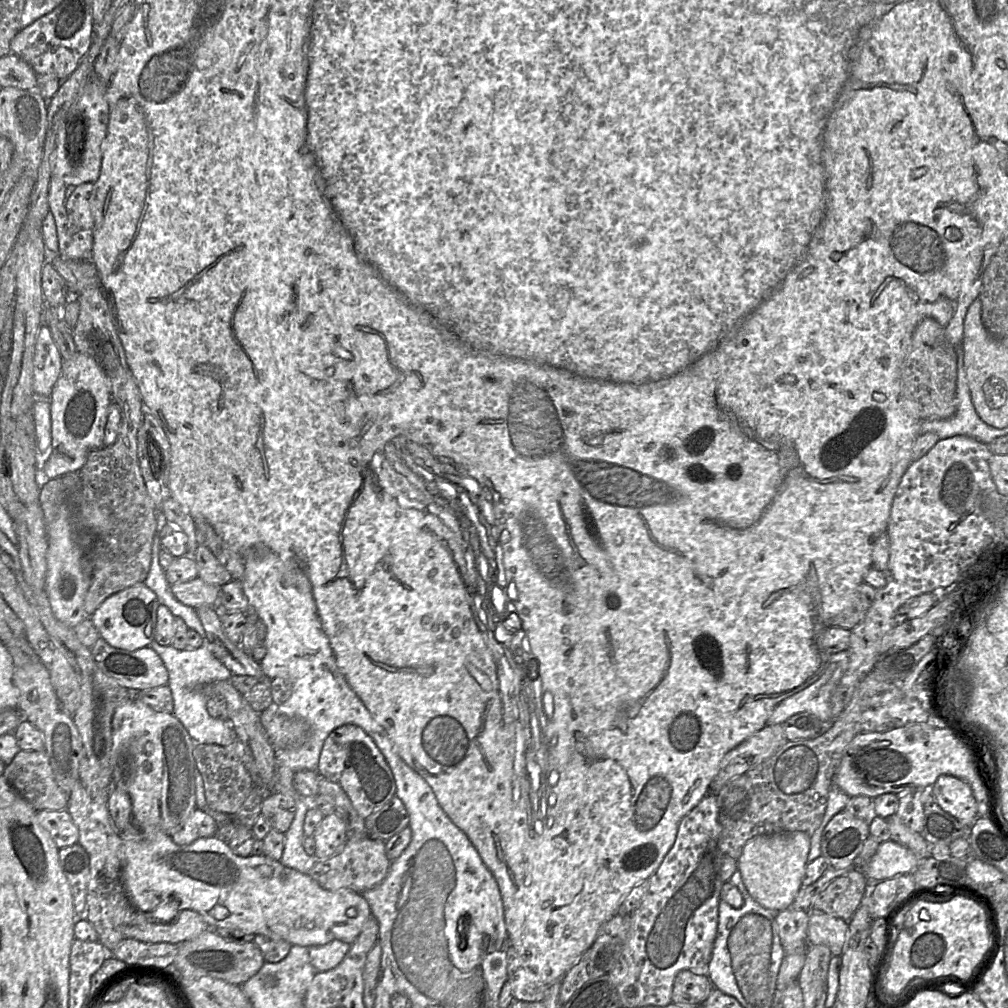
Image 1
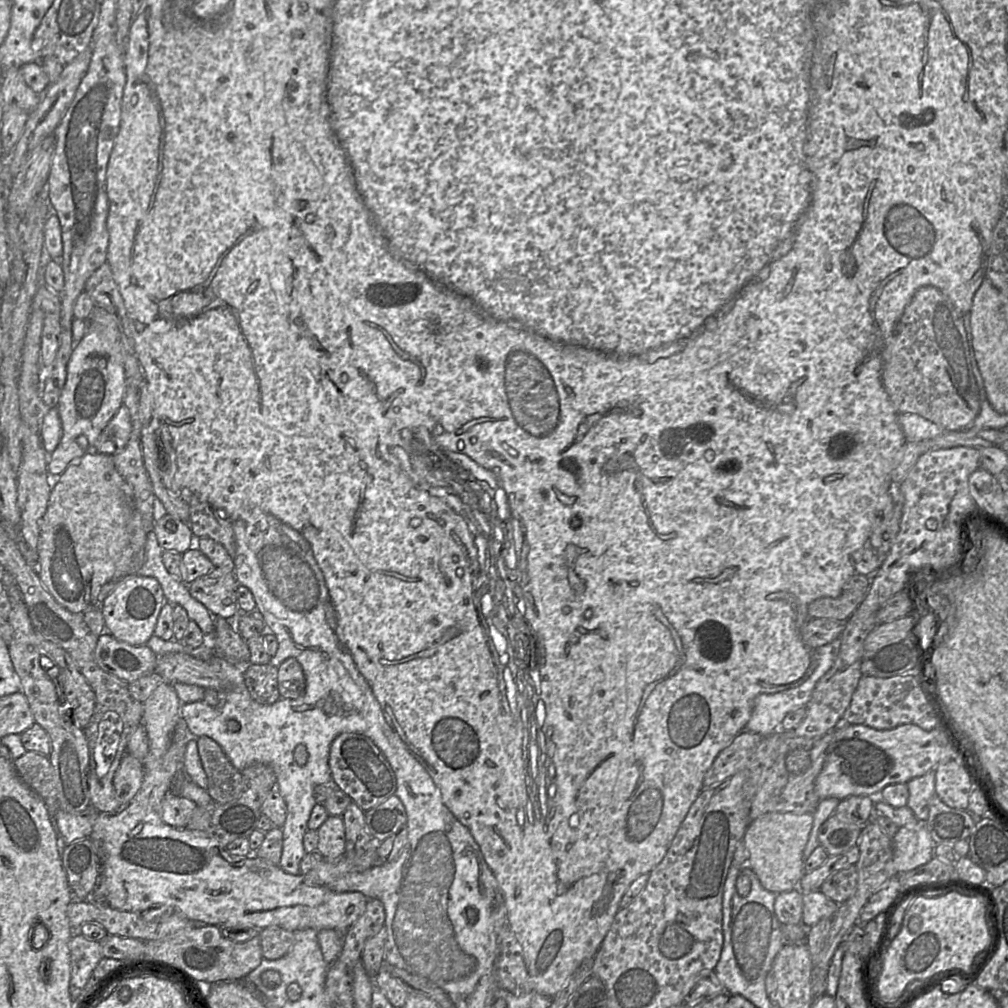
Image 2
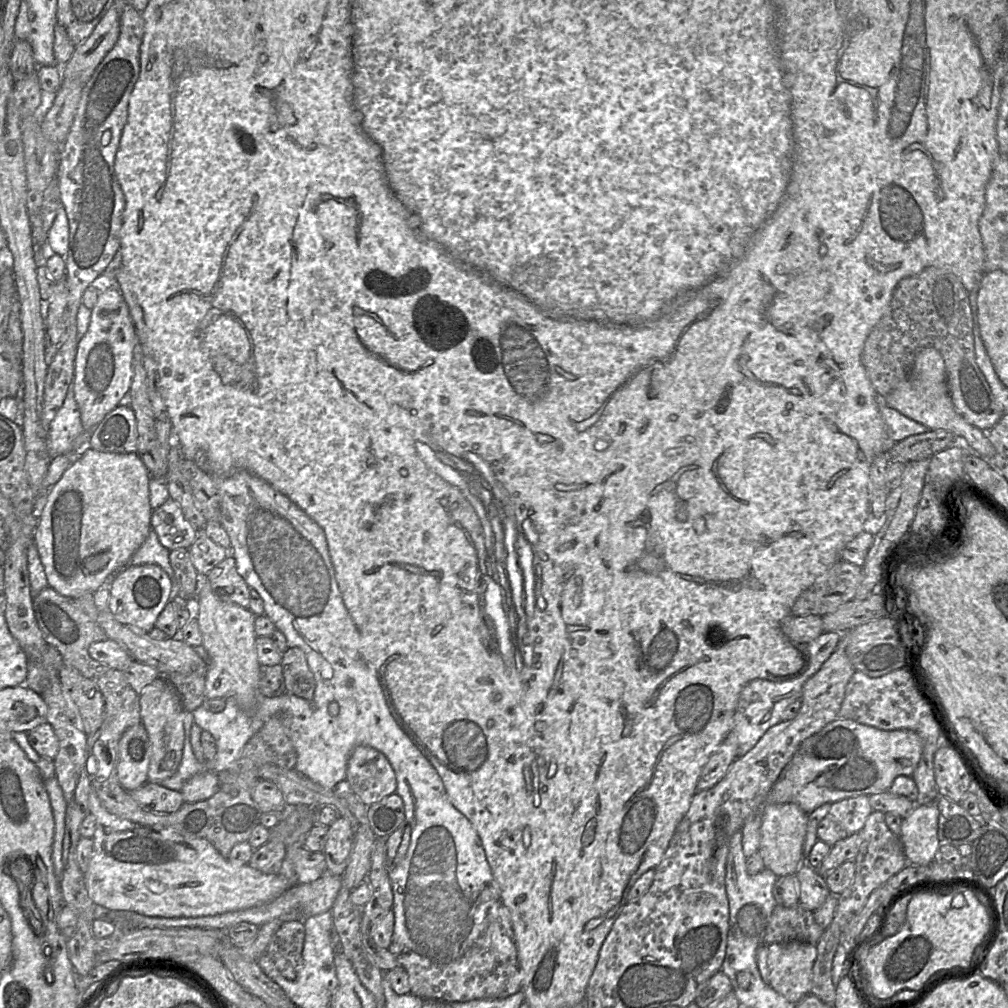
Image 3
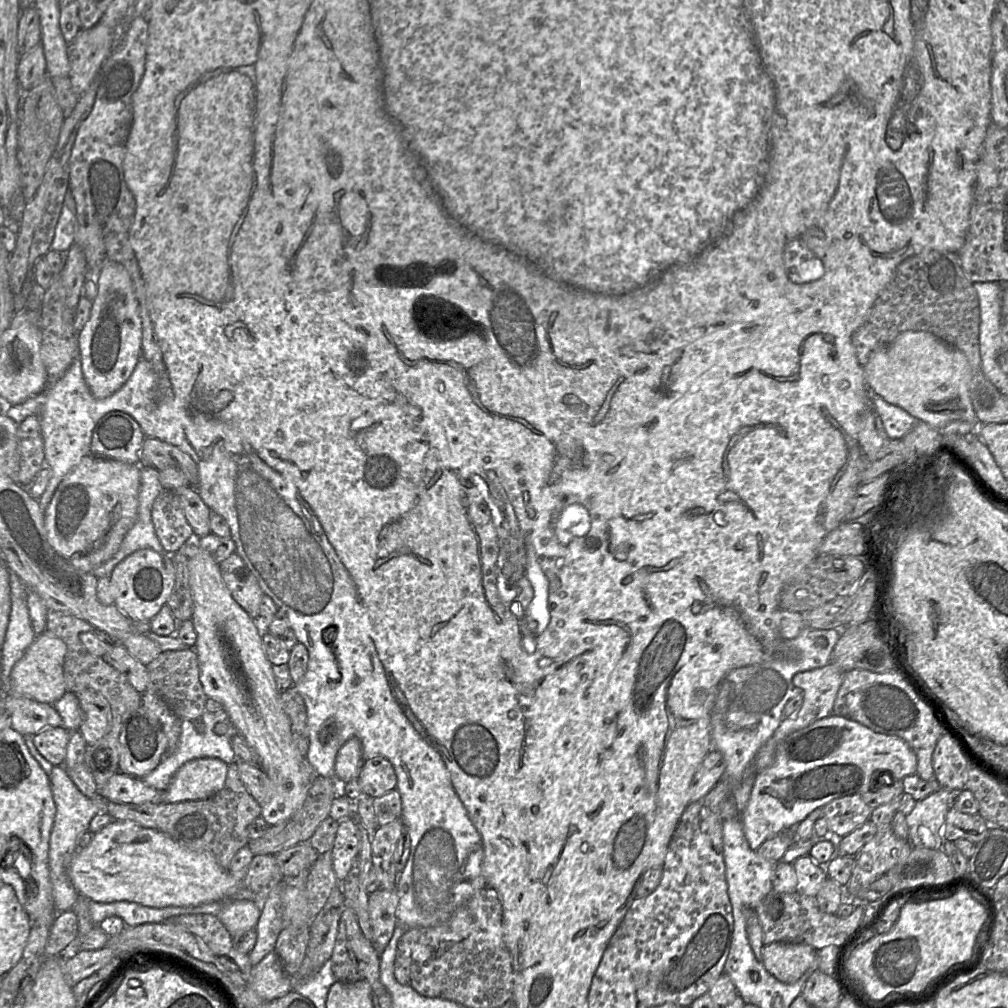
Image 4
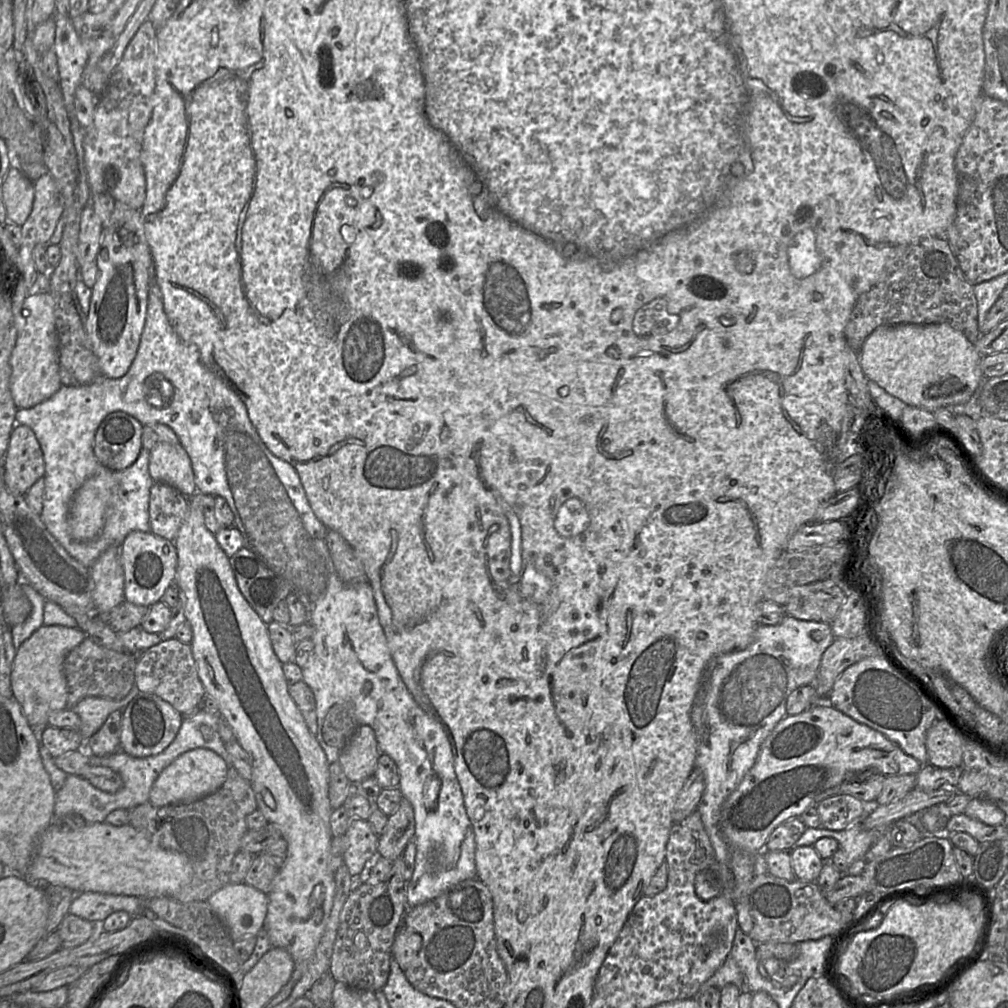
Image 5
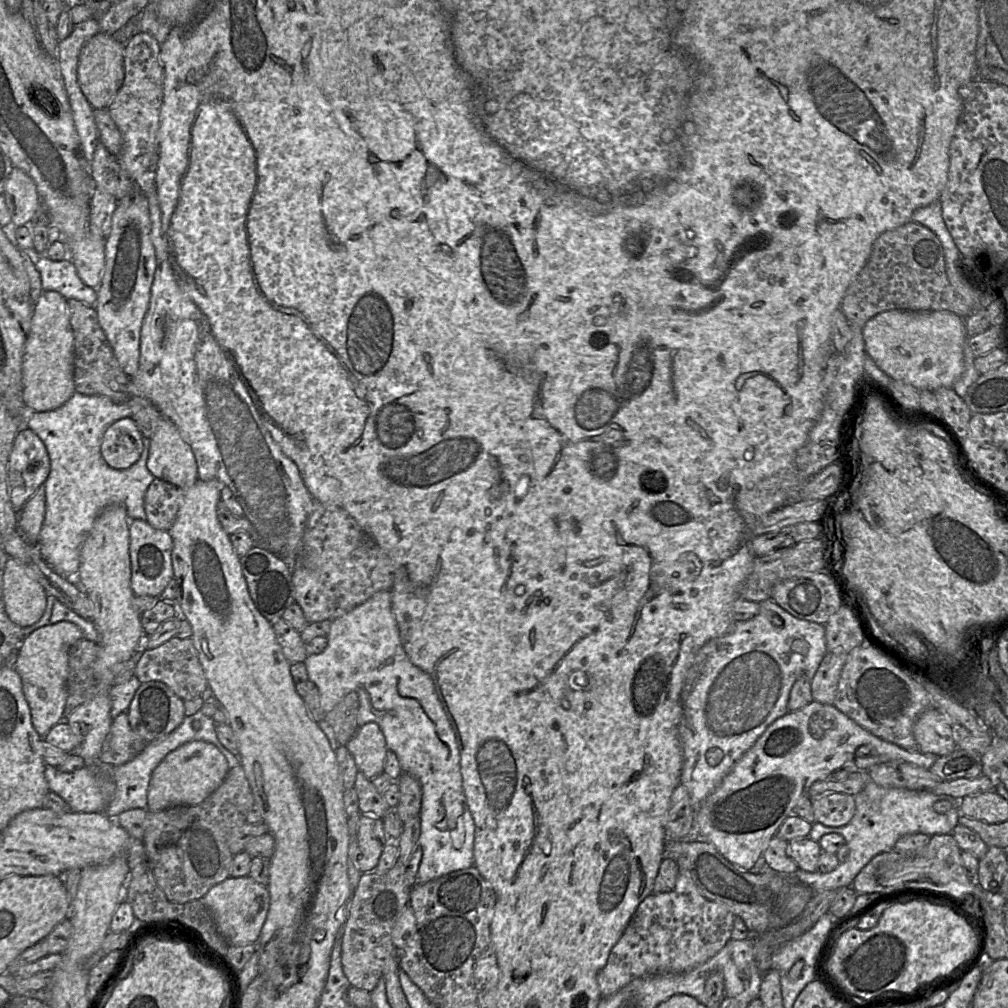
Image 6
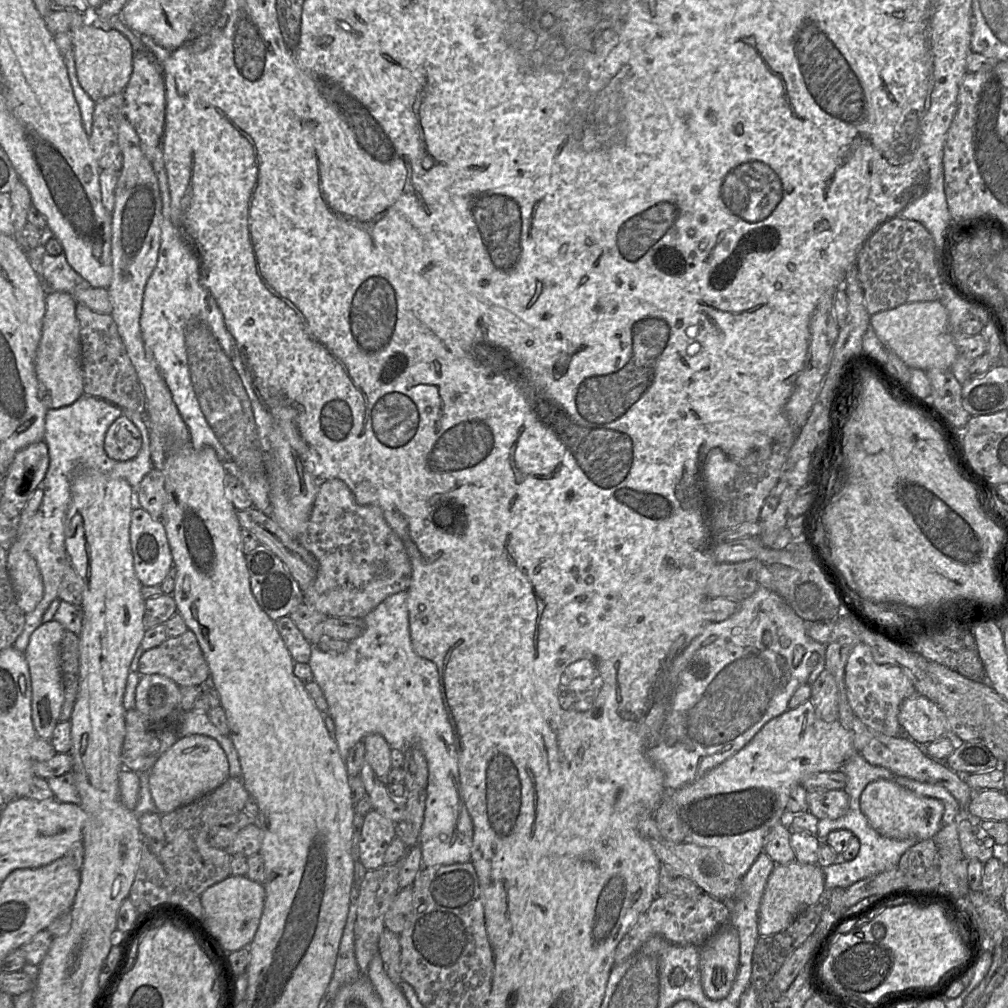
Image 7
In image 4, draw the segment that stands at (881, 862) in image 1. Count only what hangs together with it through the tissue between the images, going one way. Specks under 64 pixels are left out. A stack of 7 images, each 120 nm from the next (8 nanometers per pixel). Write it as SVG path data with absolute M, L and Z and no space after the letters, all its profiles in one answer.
M940 788L919 801L907 798L904 807L909 830L908 839L912 847L942 849L942 845L947 841L942 838L942 828L956 793L958 792Z

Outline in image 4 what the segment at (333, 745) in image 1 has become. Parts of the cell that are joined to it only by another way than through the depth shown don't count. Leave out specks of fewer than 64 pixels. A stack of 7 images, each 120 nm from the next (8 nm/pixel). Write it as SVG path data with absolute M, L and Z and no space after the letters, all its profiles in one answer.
M380 755L364 762L357 780L363 793L374 799L397 787L397 776L393 765Z

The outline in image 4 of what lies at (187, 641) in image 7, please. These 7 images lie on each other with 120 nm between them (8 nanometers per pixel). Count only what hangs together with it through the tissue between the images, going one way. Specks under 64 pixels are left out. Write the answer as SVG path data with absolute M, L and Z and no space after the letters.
M193 648L162 651L152 662L146 665L148 684L146 691L162 699L180 719L195 720L201 718L205 710L205 695L199 678L199 665Z

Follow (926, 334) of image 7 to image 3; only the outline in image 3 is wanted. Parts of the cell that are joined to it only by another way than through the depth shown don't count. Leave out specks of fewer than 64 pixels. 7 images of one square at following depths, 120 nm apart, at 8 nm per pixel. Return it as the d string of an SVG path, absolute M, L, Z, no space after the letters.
M925 347L917 352L908 377L884 398L884 402L903 415L925 425L929 430L944 429L955 436L965 438L969 449L986 460L991 460L995 455L995 448L987 436L987 431L968 423L956 411L947 386L944 359L933 347Z

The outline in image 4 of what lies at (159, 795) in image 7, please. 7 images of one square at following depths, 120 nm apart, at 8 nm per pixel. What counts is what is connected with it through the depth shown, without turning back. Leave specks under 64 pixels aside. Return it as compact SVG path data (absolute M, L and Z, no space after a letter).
M198 758L185 763L163 794L164 803L204 800L225 784L228 764L217 758Z

